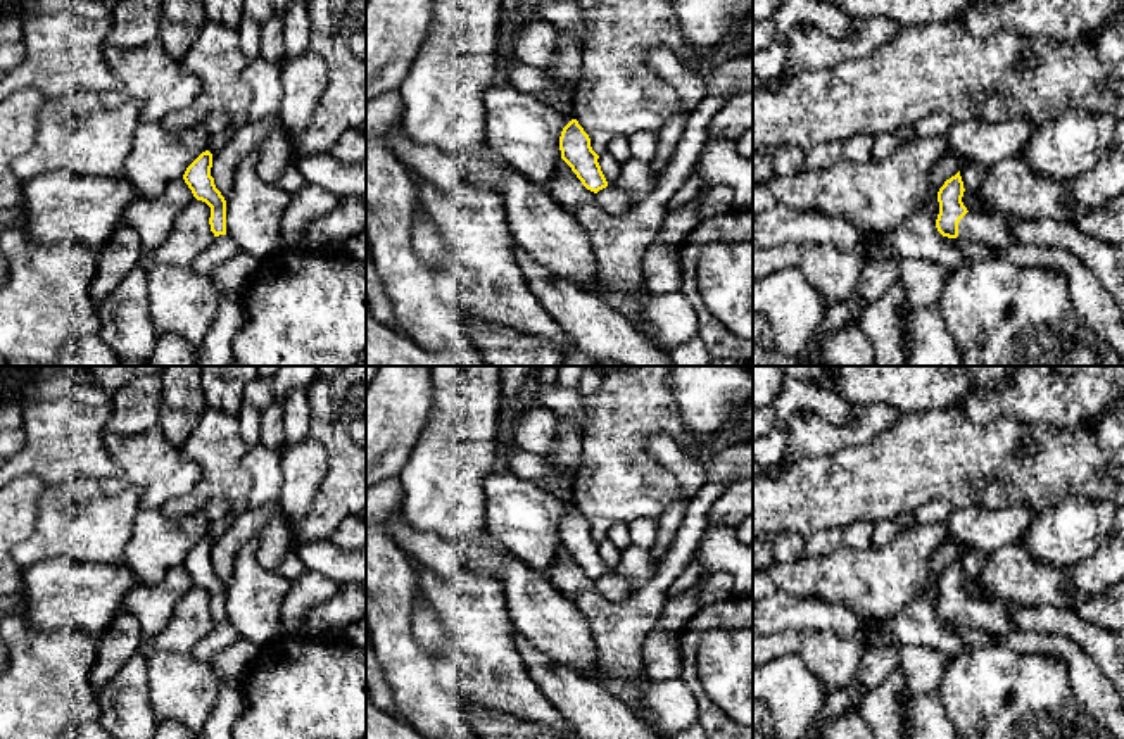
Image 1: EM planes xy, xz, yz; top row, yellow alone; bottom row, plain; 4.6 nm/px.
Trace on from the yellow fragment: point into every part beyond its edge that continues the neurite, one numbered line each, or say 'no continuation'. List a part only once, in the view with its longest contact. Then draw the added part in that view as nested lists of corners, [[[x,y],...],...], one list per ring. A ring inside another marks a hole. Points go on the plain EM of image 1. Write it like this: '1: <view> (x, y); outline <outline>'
1: yz (991, 617); outline [[[967,599],[958,610],[958,623],[995,635],[1020,630],[1003,603],[989,603],[982,599]]]

